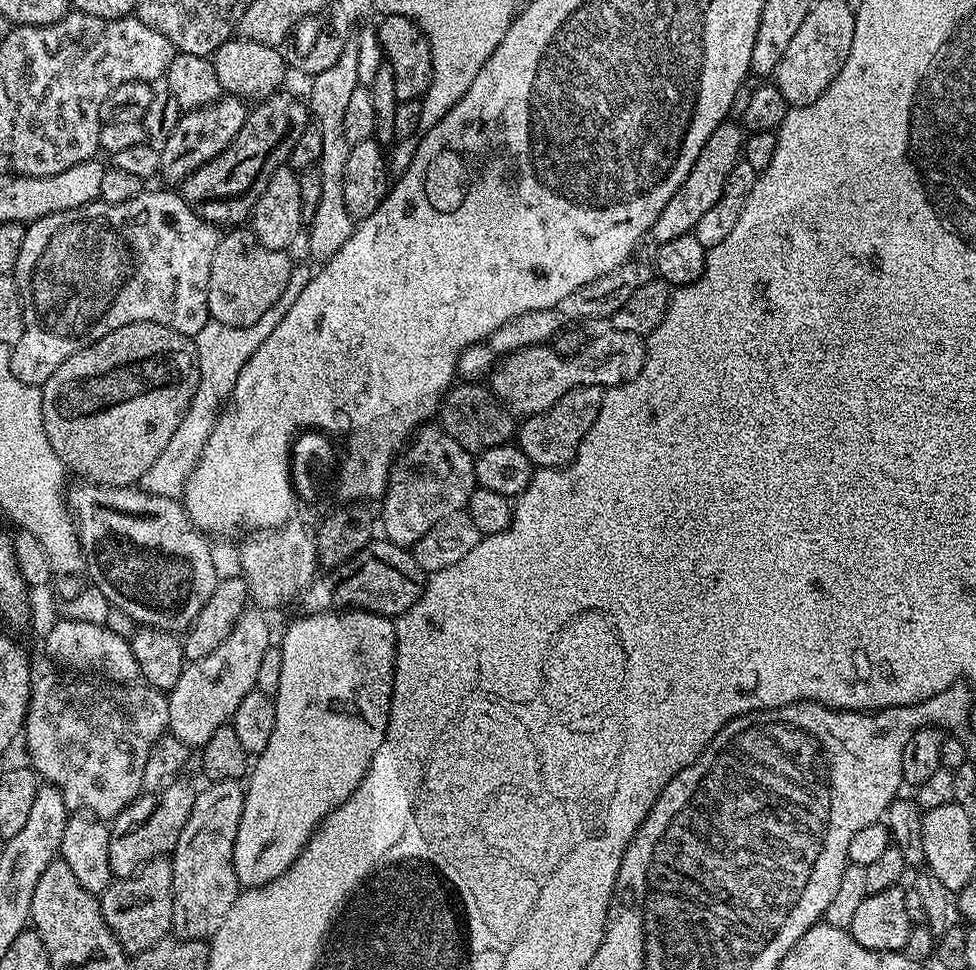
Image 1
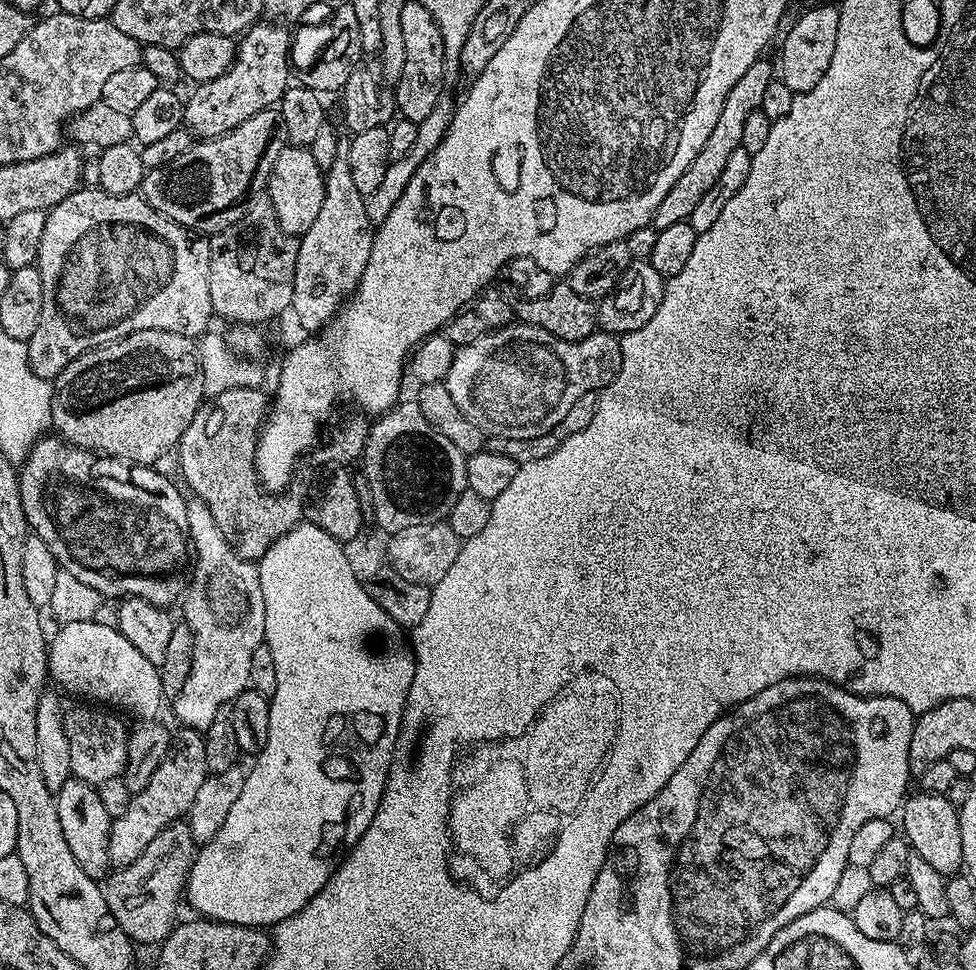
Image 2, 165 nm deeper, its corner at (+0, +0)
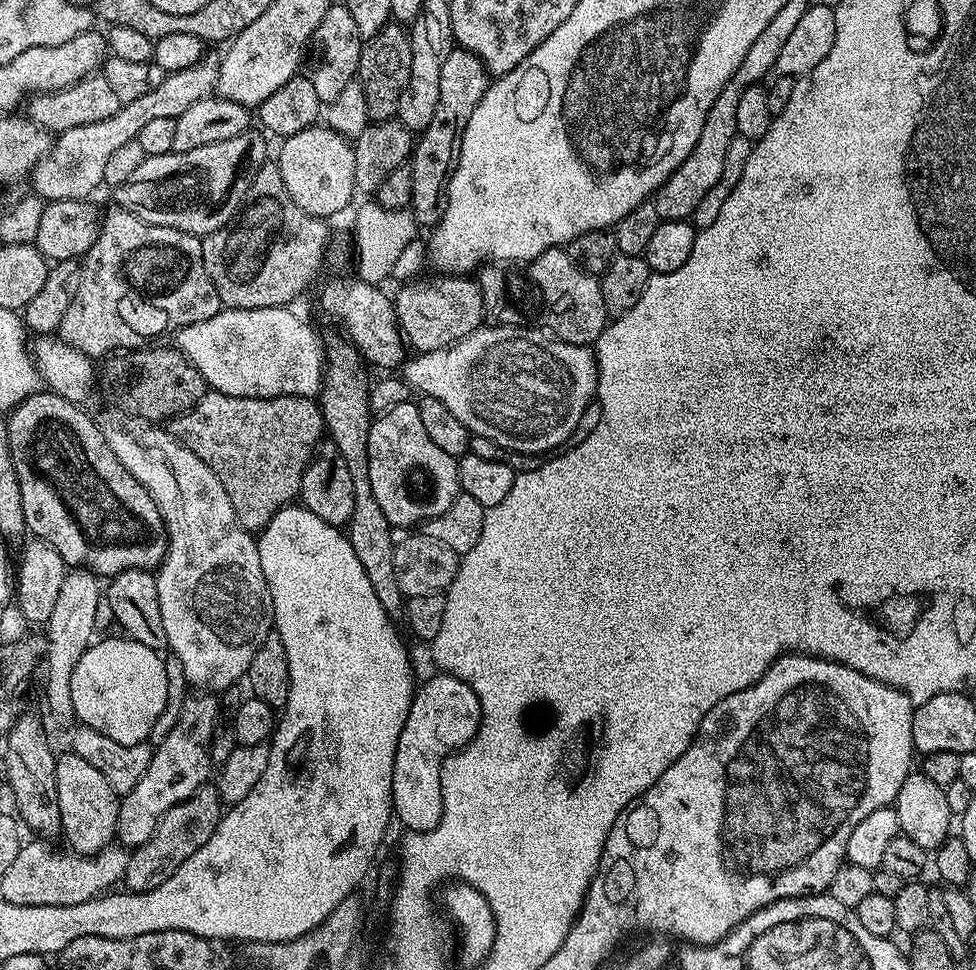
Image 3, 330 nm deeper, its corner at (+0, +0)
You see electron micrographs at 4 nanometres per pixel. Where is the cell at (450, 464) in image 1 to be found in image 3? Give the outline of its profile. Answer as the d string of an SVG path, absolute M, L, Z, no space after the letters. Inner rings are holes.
M415 403L399 404L388 412L379 413L373 419L368 431L370 490L374 490L374 498L378 498L378 506L382 506L382 514L386 514L389 524L397 529L408 528L411 524L418 526L423 522L433 520L452 505L460 486L460 479L456 473L456 462L457 457L446 454L446 450L441 450L427 436Z

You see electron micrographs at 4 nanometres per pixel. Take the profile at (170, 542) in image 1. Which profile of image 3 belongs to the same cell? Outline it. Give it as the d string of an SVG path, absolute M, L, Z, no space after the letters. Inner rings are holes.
M41 390L32 396L27 396L17 408L11 409L8 416L8 441L10 442L10 454L14 462L14 470L18 474L18 490L22 490L22 514L24 515L25 529L29 533L32 532L31 535L35 539L50 542L50 546L54 546L54 550L58 550L58 554L62 554L65 564L87 568L89 572L95 572L100 578L117 576L127 568L155 570L160 567L161 561L164 560L164 556L168 552L168 533L164 531L162 514L158 510L154 498L150 498L150 494L142 486L142 482L138 482L134 478L134 474L130 474L130 470L126 470L126 466L122 466L122 462L118 462L118 458L114 458L110 446L104 440L101 425L99 423L96 425L83 412L84 410L81 405L71 404L66 398L47 390Z

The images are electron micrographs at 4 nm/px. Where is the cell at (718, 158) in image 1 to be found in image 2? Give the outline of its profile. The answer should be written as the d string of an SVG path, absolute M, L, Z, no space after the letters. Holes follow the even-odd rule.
M761 58L754 62L754 66L750 66L750 70L746 70L746 74L742 74L742 78L738 78L738 82L734 82L734 86L730 86L730 94L726 94L726 102L722 102L722 111L718 114L718 122L714 125L714 130L710 130L710 138L706 138L706 146L702 146L702 150L698 150L694 162L690 162L690 166L686 166L682 178L678 178L678 182L674 182L674 186L670 186L666 198L662 198L658 210L654 210L651 227L659 230L666 226L674 226L674 222L688 221L690 214L694 214L694 206L698 206L702 194L706 194L706 190L710 190L710 186L714 186L718 174L722 174L722 169L730 159L730 154L734 154L734 150L740 148L742 129L746 118L750 114L760 111L764 91L766 86L770 86L773 78L773 61L771 64L768 58Z

